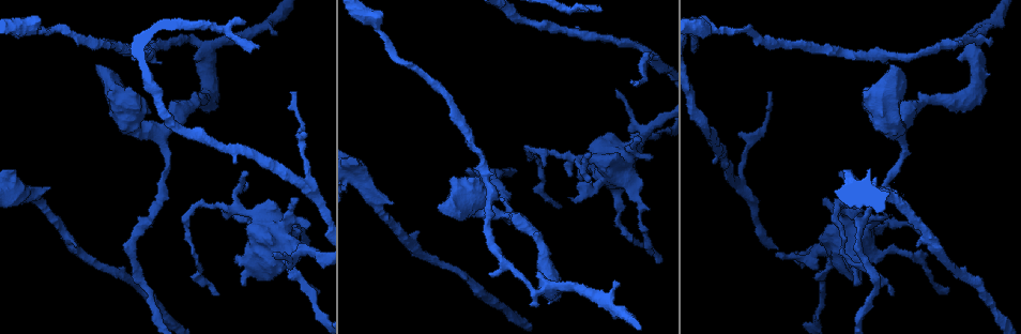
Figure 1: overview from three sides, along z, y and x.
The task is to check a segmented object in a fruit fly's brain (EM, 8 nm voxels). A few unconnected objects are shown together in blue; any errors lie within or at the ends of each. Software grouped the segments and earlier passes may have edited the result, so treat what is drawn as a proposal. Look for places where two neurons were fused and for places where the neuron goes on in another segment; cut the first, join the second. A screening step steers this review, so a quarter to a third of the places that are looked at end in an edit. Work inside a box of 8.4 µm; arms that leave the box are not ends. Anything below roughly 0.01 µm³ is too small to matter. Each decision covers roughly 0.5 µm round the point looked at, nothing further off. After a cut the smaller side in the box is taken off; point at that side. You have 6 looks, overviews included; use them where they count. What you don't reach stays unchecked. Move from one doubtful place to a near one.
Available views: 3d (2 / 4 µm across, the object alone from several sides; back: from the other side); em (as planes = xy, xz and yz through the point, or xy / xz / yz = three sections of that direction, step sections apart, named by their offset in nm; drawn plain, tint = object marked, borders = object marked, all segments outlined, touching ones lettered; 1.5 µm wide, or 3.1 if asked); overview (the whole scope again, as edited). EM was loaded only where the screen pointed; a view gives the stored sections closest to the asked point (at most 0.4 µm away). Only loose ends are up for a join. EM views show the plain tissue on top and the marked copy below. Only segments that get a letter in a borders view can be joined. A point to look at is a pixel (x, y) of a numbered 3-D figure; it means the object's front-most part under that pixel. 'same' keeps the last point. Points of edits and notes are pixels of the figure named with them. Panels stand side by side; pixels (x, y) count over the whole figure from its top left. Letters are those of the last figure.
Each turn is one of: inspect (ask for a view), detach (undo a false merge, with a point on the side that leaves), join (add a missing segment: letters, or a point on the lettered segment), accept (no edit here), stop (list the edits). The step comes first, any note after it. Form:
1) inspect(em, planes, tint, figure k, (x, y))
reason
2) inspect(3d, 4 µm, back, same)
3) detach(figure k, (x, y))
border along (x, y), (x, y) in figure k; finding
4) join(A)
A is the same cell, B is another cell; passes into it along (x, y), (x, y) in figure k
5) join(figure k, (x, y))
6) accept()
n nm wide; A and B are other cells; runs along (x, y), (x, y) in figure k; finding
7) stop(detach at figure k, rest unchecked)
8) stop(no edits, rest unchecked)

inspect(em, planes, tint, figure 1, (378, 30))
thick turns thin

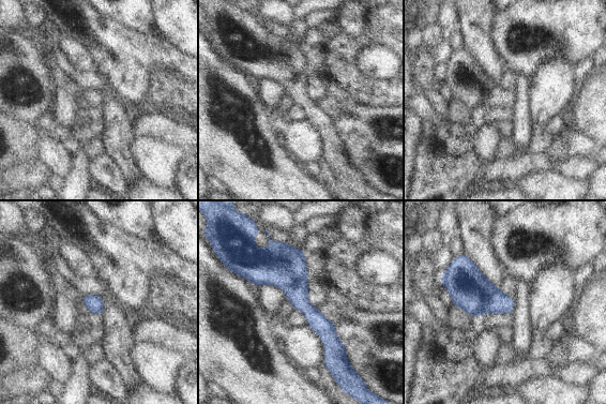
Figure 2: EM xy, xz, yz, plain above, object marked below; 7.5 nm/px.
inspect(em, planes, borders, same)

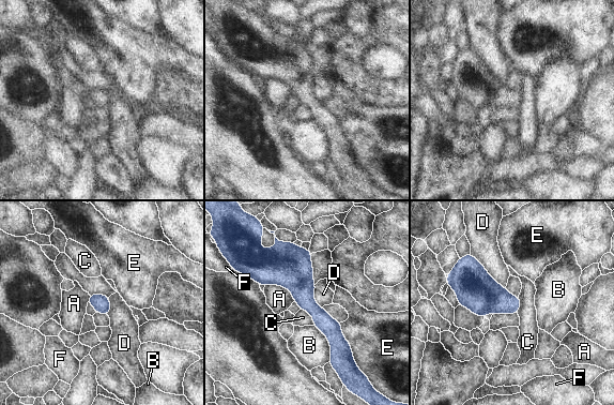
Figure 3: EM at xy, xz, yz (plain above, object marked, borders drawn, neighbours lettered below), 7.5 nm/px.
accept()
A, B, C, D, E and F are other cells; runs along (252, 270), (278, 270), (349, 351) in figure 3; one neuron here

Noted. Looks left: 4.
inspect(3d, 4 µm, figure 1, (589, 177))
thin end

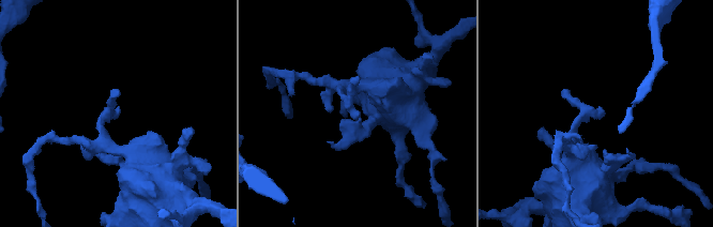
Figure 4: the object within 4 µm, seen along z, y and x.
inspect(em, planes, borders, figure 4, (118, 106))

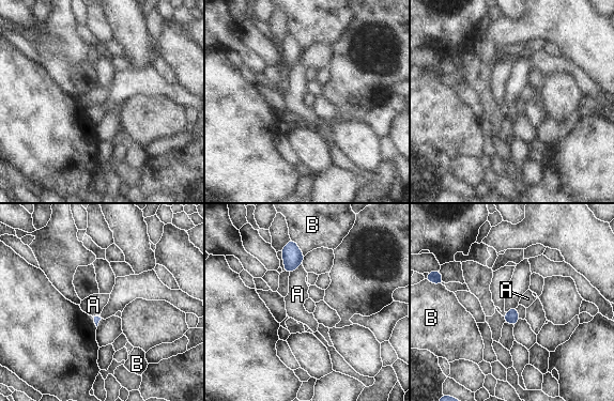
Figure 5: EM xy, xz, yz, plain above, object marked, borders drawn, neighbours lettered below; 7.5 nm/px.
accept()
A and B are other cells; border along (302, 262), (289, 274) in figure 5; none of them fits

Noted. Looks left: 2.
stop(no edits, rest unchecked)

